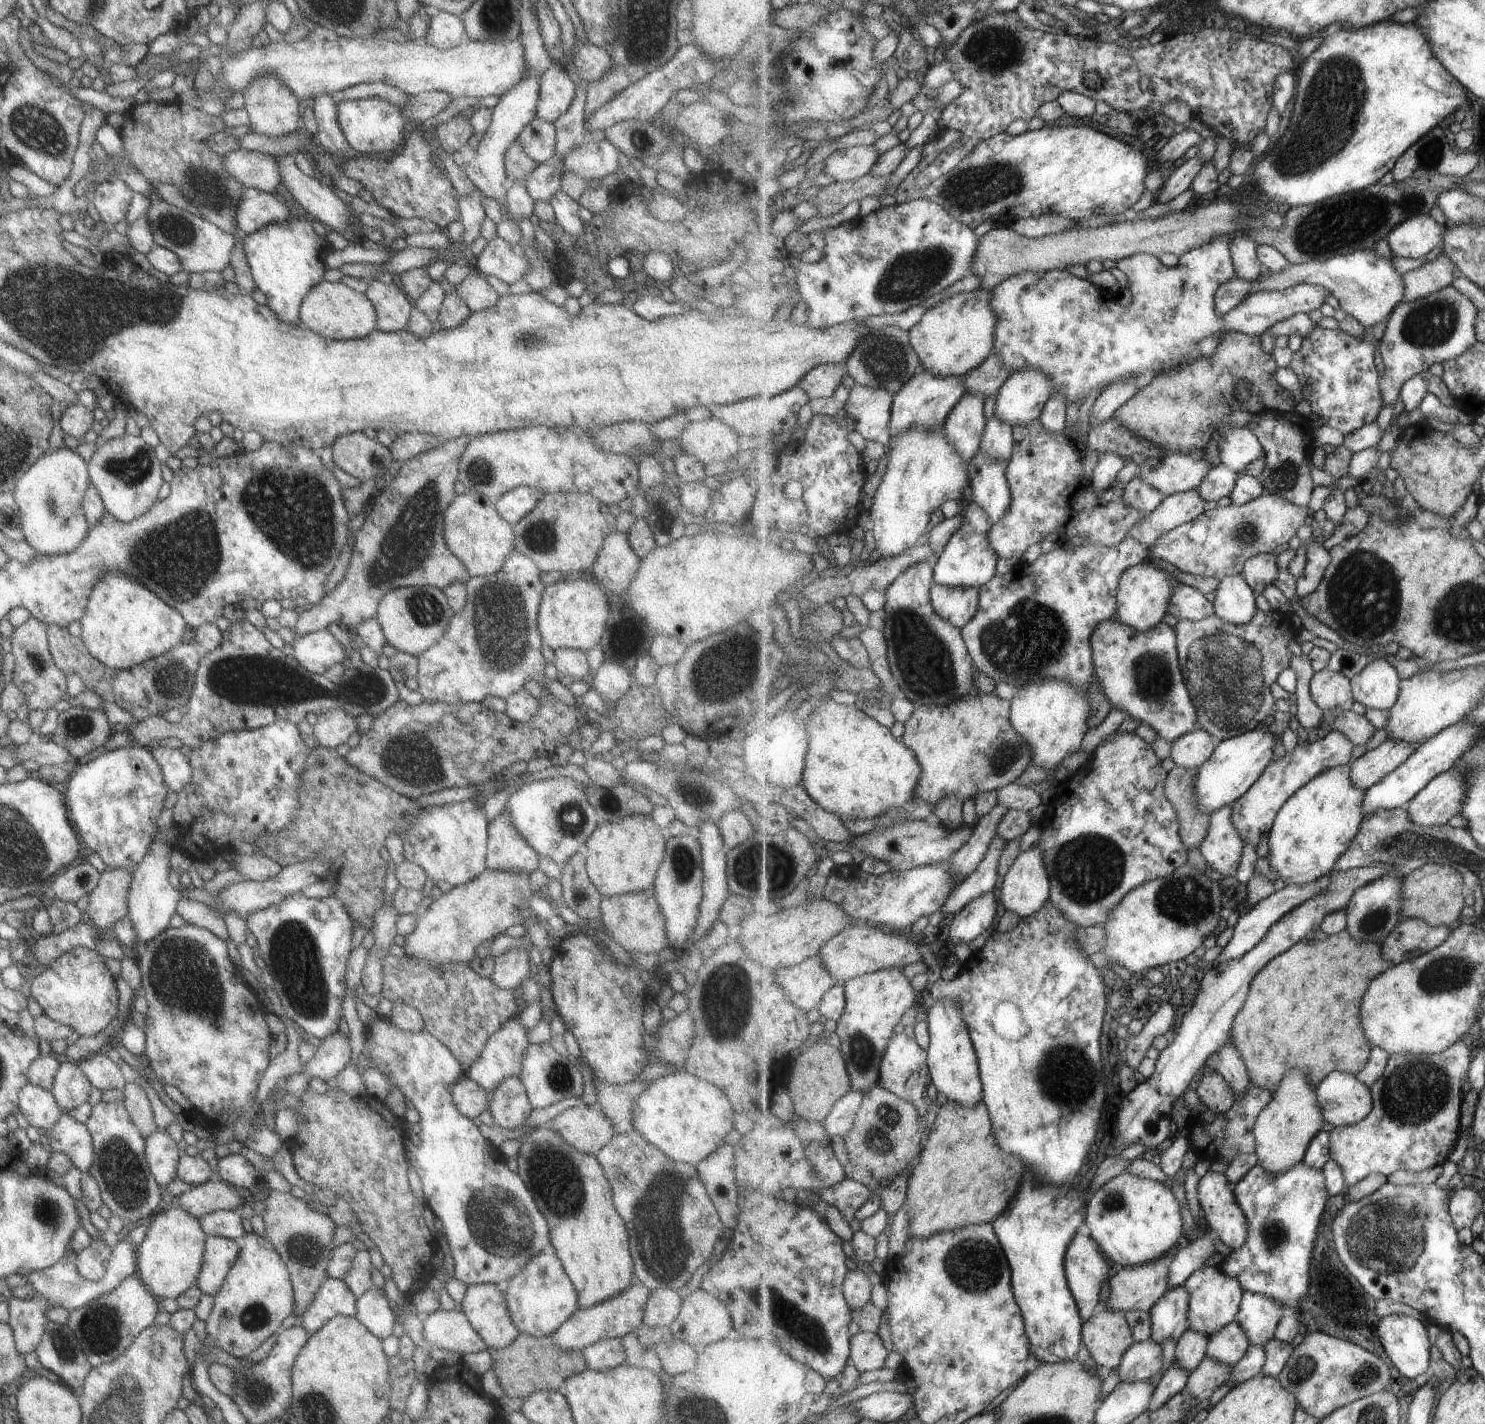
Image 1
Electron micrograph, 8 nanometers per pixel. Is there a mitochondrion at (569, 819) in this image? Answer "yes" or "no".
yes

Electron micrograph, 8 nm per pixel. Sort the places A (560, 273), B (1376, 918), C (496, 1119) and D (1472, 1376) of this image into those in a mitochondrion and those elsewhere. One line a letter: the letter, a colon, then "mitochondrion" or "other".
A: other
B: mitochondrion
C: other
D: other

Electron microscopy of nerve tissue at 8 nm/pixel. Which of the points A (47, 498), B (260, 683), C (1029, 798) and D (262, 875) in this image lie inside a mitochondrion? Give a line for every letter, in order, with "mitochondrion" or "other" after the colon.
A: mitochondrion
B: mitochondrion
C: other
D: other

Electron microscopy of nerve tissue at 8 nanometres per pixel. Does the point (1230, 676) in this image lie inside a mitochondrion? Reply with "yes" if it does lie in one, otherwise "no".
yes

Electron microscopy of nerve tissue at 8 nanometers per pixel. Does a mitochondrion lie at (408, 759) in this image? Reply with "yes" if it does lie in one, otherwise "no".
yes

